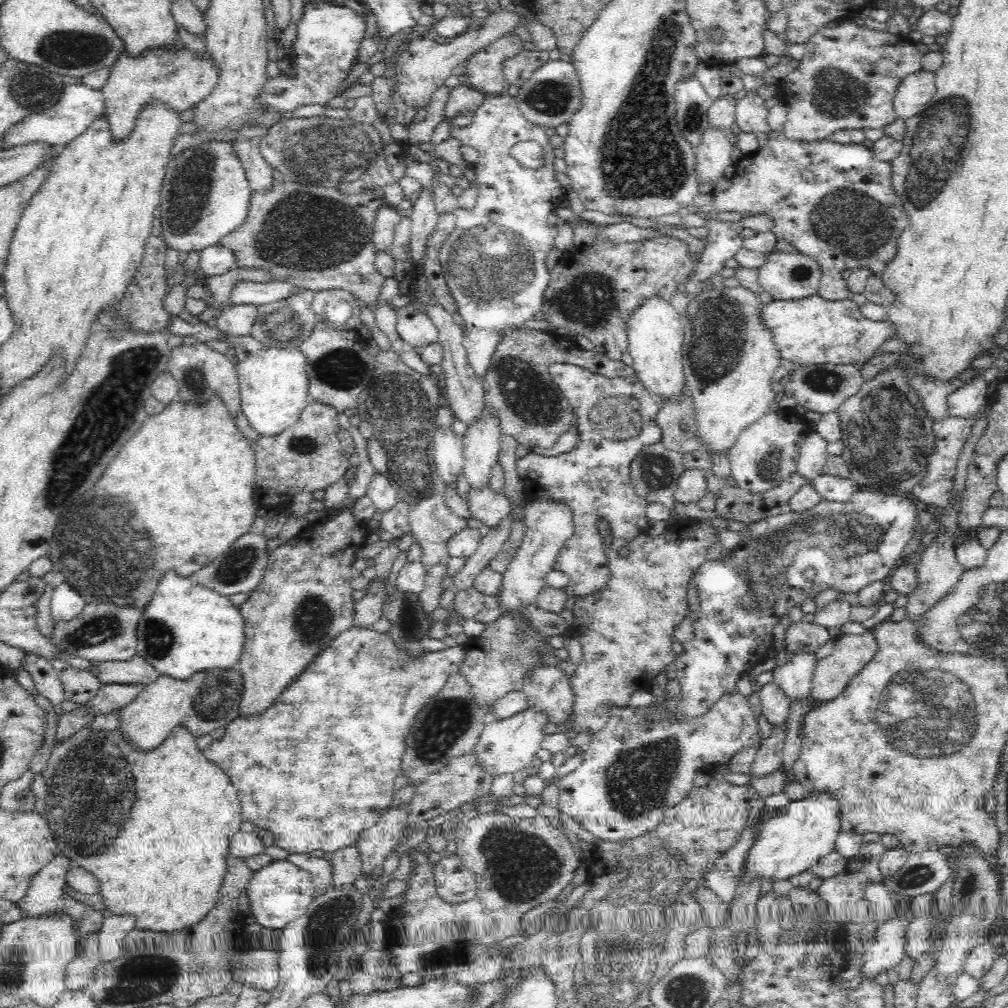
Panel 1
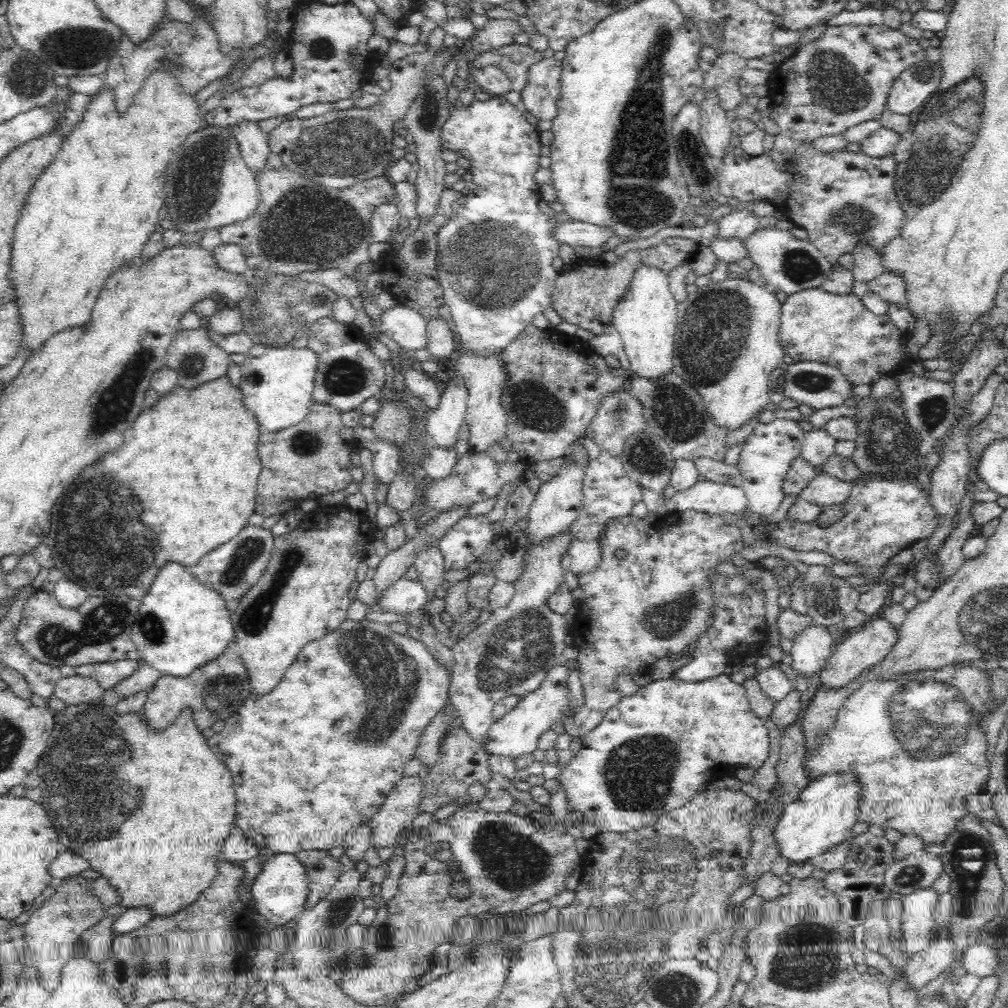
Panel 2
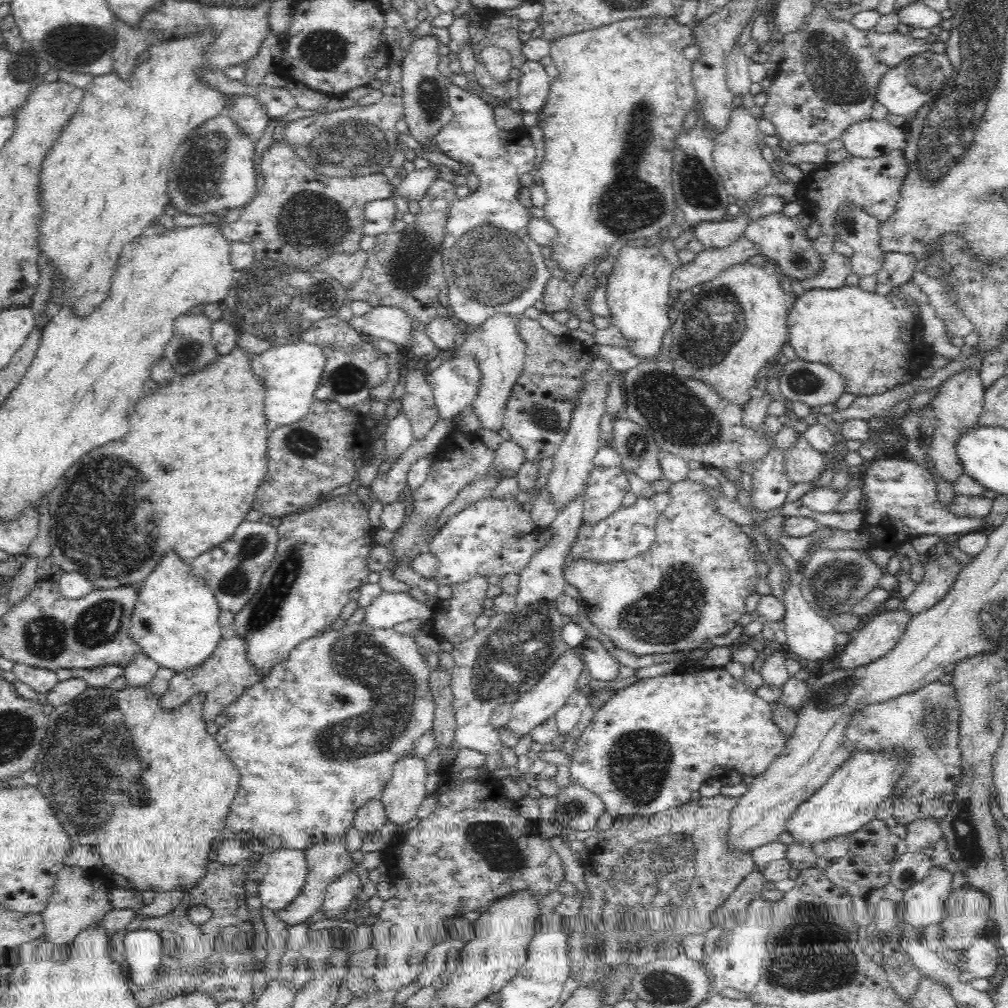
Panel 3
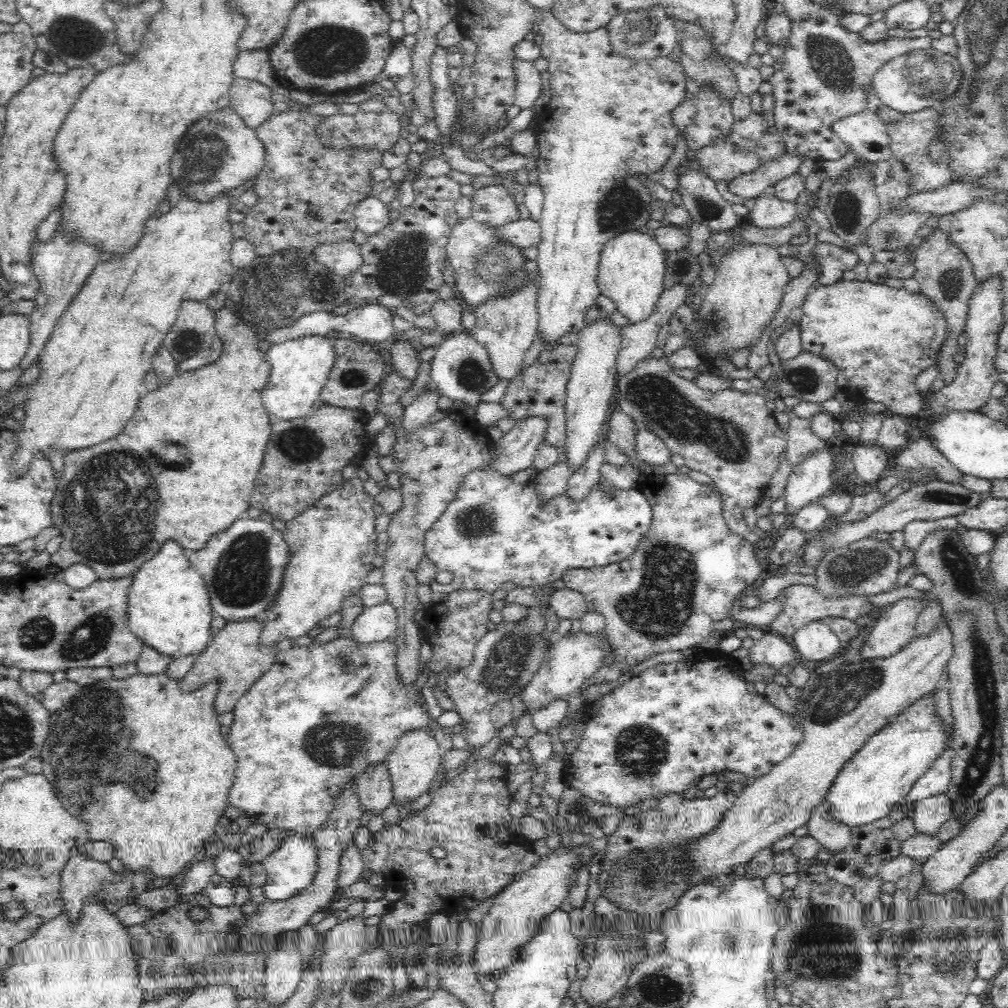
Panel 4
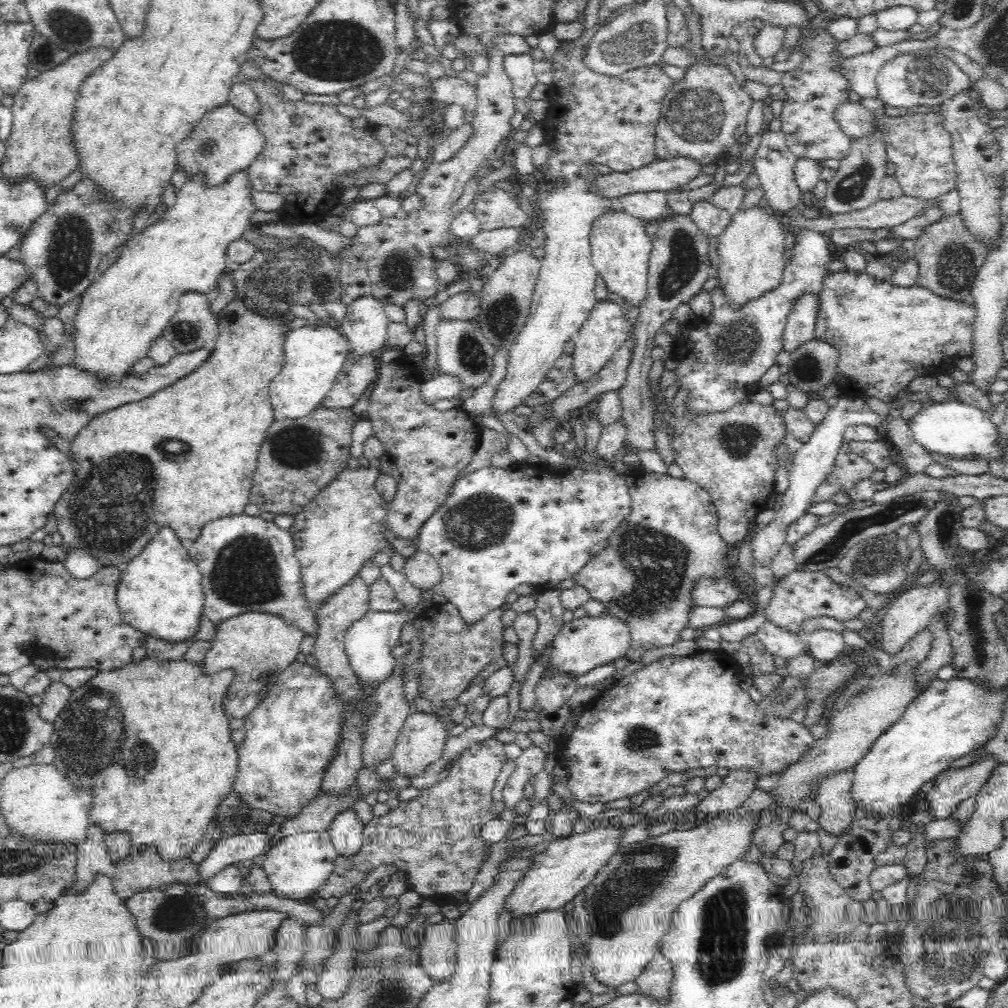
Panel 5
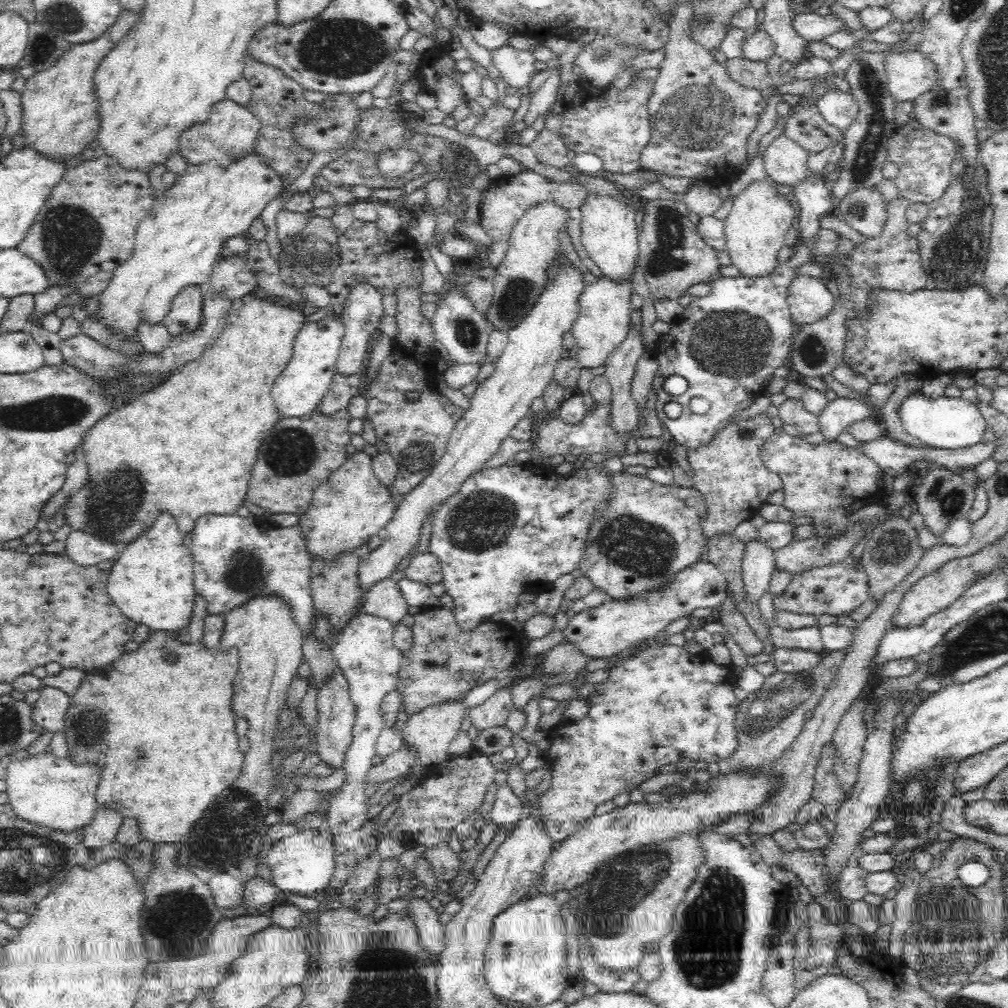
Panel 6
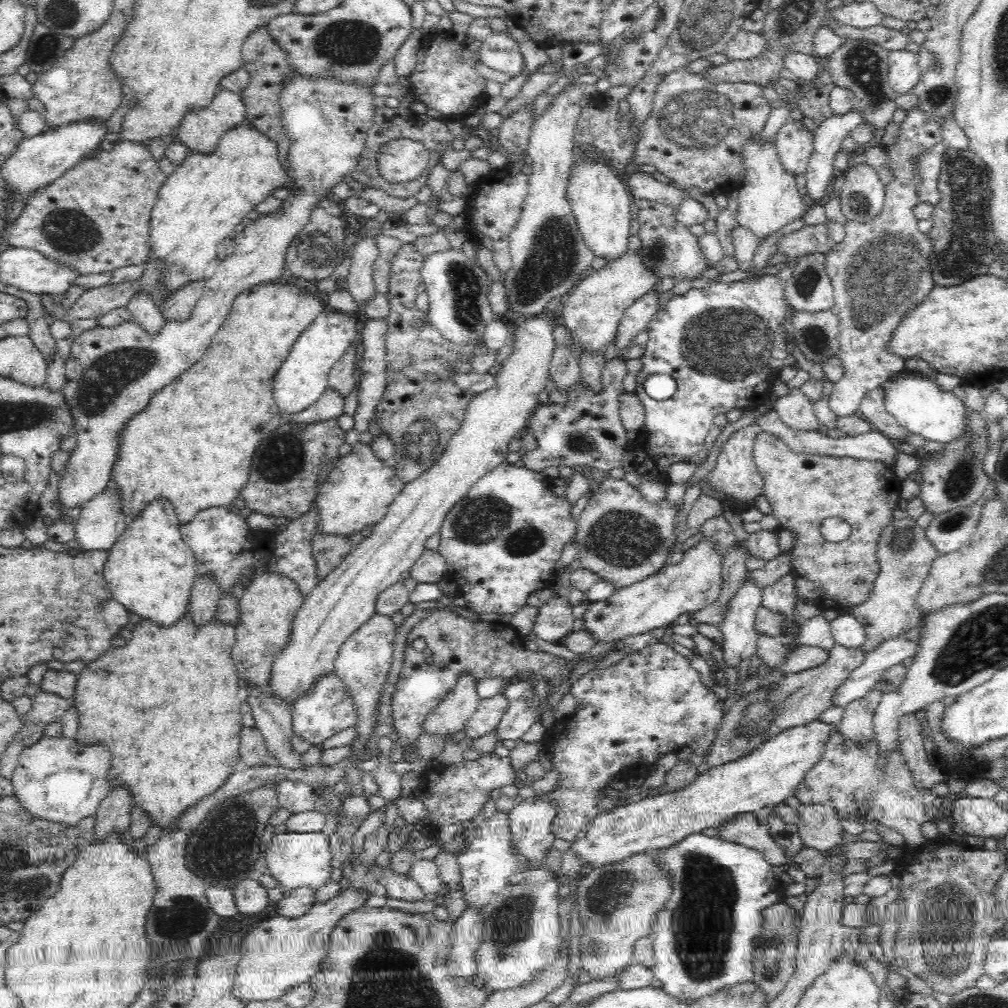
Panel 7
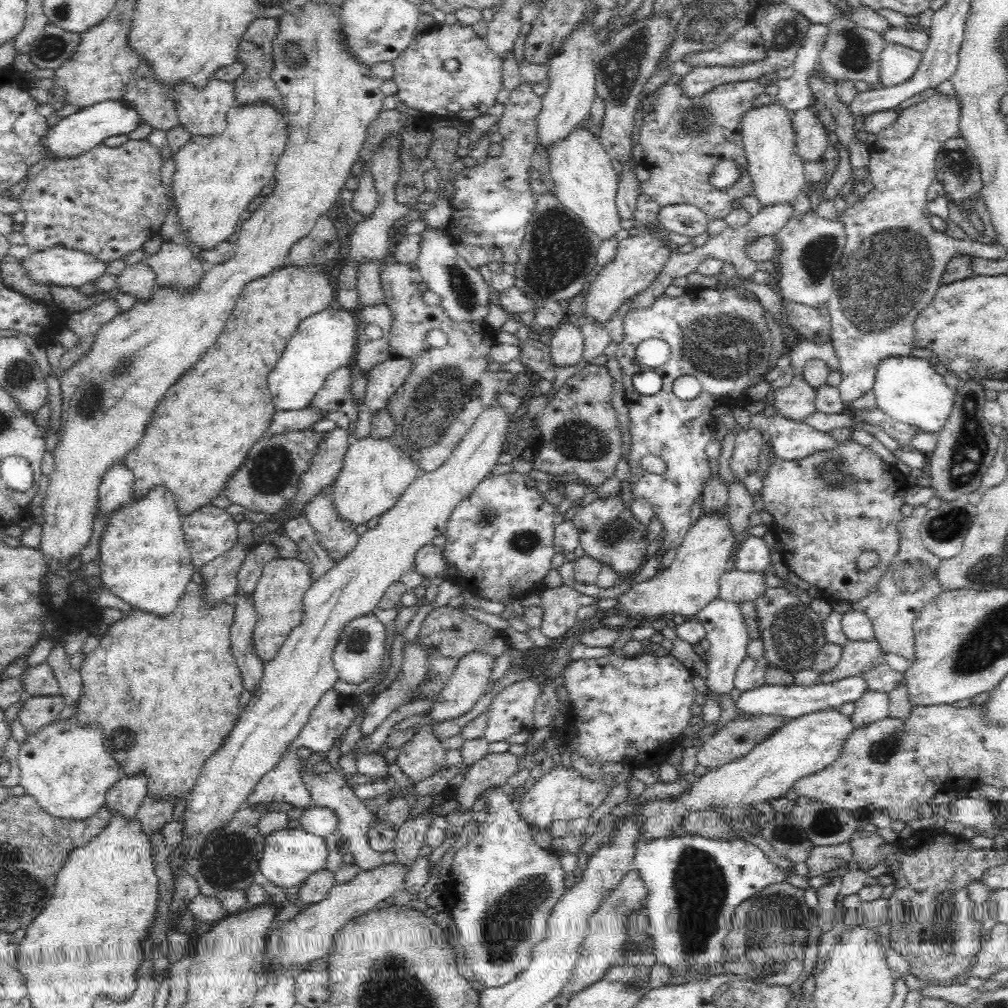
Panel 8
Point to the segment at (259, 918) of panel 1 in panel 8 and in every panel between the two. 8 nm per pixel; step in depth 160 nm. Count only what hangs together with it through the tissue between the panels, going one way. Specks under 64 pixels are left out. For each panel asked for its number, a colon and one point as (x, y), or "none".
2: (280, 891)
3: (287, 869)
4: (290, 869)
5: (297, 867)
6: (304, 864)
7: (296, 860)
8: (291, 855)

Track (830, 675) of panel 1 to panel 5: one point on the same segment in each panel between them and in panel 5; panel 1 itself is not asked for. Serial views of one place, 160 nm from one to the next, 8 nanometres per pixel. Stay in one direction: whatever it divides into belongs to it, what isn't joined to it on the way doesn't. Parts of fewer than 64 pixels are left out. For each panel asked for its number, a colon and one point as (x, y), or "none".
2: (862, 650)
3: (880, 634)
4: (895, 628)
5: (910, 613)

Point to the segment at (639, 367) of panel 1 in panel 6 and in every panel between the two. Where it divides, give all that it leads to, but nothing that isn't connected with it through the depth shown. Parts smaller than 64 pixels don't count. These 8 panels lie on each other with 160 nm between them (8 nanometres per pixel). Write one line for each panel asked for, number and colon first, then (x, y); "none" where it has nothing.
2: (646, 317)
3: (637, 289)
4: (631, 266)
5: (619, 247)
6: (608, 231)

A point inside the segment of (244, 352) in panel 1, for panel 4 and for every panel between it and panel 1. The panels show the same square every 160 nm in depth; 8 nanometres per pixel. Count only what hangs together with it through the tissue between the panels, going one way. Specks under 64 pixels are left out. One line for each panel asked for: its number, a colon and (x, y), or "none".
2: (277, 383)
3: (290, 373)
4: (300, 368)

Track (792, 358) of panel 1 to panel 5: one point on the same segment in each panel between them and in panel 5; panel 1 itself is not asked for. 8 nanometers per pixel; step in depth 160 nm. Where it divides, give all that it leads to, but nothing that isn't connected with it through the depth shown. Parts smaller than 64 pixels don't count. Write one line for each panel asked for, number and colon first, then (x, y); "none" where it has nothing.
2: (840, 330)
3: (870, 339)
4: (880, 338)
5: (881, 330)

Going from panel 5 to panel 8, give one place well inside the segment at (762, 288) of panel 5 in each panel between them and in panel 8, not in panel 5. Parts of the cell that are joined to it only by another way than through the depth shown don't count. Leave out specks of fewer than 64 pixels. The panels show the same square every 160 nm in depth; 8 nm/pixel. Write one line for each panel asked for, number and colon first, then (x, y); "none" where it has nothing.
6: (755, 228)
7: (768, 199)
8: (778, 174)

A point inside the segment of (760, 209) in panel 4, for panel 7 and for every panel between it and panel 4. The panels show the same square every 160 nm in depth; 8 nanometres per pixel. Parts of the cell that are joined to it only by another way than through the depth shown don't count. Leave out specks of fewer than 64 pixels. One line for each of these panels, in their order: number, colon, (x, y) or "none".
5: (774, 162)
6: (785, 161)
7: (794, 146)

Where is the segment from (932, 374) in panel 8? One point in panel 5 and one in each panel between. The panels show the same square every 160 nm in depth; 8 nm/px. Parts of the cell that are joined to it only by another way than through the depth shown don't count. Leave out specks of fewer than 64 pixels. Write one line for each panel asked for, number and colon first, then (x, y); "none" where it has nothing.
5: (957, 430)
6: (948, 423)
7: (915, 401)

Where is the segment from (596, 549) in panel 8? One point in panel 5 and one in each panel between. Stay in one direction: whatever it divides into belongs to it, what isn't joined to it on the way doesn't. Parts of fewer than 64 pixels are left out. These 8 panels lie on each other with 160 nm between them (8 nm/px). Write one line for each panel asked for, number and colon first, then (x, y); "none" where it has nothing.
5: (644, 575)
6: (637, 544)
7: (621, 538)

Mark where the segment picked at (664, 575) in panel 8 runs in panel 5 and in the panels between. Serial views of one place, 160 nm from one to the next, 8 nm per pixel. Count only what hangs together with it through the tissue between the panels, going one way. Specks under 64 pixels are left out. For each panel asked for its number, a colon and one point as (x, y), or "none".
5: (584, 643)
6: (601, 631)
7: (694, 580)

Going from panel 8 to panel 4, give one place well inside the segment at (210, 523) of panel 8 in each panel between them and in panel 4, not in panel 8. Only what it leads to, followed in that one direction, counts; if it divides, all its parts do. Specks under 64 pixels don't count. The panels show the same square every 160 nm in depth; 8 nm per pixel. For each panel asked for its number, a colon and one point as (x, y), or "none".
4: (242, 567)
5: (247, 564)
6: (236, 558)
7: (224, 547)

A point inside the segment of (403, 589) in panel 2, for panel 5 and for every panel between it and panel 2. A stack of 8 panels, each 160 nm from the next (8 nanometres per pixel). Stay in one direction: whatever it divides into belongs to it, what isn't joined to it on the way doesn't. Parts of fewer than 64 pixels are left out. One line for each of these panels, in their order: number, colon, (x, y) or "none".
3: (389, 609)
4: (379, 622)
5: (369, 642)

